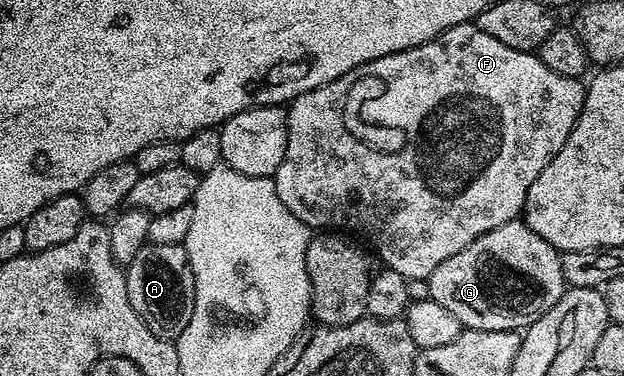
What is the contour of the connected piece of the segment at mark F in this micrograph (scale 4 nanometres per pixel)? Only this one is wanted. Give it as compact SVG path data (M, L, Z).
M463 22L426 44L370 60L330 84L292 99L287 107L288 154L274 176L275 197L291 217L302 220L308 227L316 228L329 222L344 230L357 230L380 253L387 269L409 280L427 280L442 260L450 260L450 256L462 252L462 248L478 240L480 234L513 221L523 211L530 184L542 176L542 168L546 168L546 164L550 164L550 160L554 160L554 156L564 147L578 116L584 110L585 89L585 83L579 78L567 78L558 76L558 72L550 72L550 68L546 68L535 53L510 48L502 44L502 40L494 40L494 36L486 36L486 32L472 22Z

